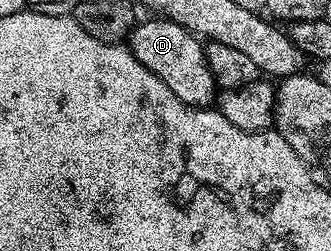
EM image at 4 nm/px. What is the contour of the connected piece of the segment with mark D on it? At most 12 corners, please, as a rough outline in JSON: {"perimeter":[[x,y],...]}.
{"perimeter":[[165,17],[126,38],[134,59],[182,103],[211,106],[205,42]]}

